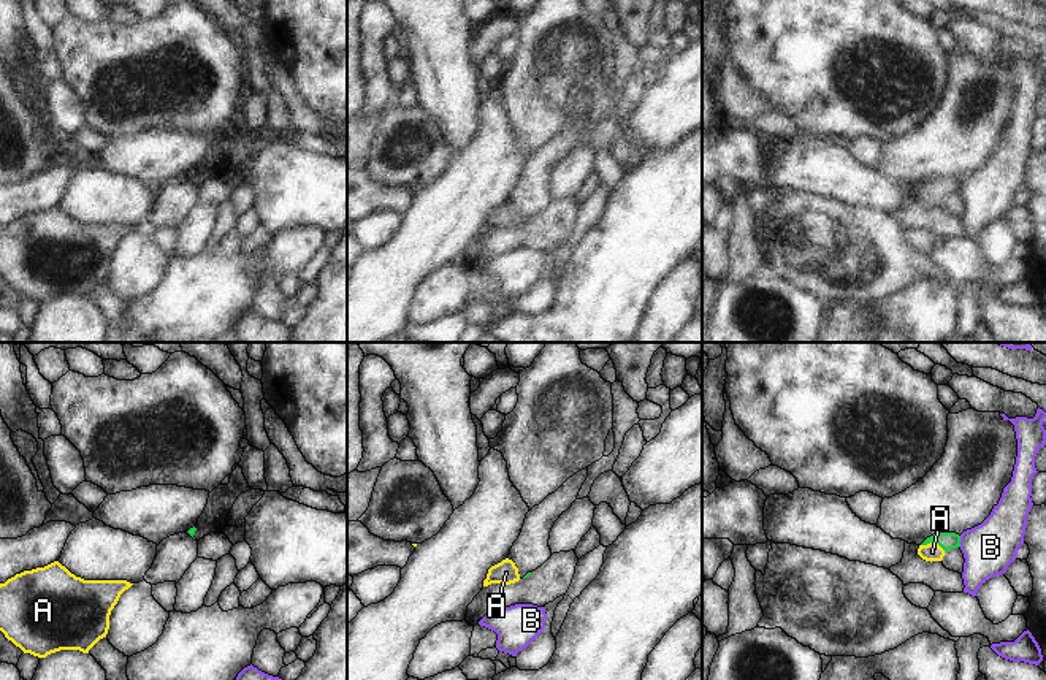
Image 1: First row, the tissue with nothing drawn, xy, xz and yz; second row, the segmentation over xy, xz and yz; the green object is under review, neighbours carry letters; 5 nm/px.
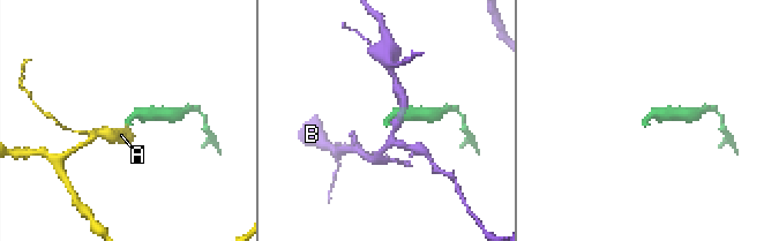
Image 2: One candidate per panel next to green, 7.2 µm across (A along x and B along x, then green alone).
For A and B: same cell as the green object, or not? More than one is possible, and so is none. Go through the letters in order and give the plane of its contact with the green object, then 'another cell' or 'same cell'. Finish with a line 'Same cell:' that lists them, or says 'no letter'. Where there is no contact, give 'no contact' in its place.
A: contact in yz; same cell
B: contact in yz; another cell
Same cell: A

